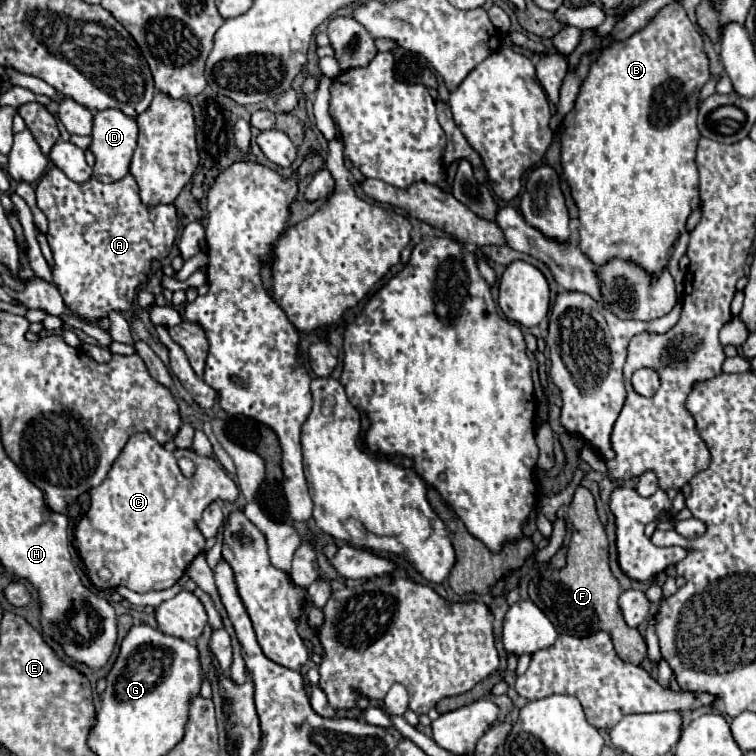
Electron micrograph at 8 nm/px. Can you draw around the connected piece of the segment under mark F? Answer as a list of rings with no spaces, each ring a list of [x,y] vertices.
[[[578,486],[568,510],[568,518],[574,528],[572,540],[568,544],[568,564],[558,572],[548,568],[542,570],[538,576],[538,588],[528,588],[530,598],[534,604],[538,604],[538,608],[542,608],[542,612],[546,612],[546,616],[550,616],[550,622],[560,634],[584,638],[594,632],[606,632],[614,642],[616,654],[624,662],[638,666],[646,658],[646,640],[638,628],[630,628],[624,622],[622,610],[618,606],[620,584],[608,564],[608,536],[596,514],[596,504],[590,490]]]

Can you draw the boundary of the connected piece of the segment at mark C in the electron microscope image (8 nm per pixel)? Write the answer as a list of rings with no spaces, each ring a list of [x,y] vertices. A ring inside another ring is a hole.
[[[138,432],[128,440],[106,480],[88,494],[90,510],[74,530],[88,578],[102,590],[122,584],[142,594],[164,590],[178,582],[204,548],[204,536],[196,526],[202,508],[218,498],[234,504],[238,488],[214,458],[198,456],[192,450],[168,452],[148,432]],[[182,456],[194,462],[196,472],[192,476],[180,472],[178,458]],[[102,568],[110,572],[108,580],[98,576]]]

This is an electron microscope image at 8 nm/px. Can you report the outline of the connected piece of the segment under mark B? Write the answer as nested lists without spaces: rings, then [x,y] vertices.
[[[680,2],[664,6],[656,18],[642,32],[630,36],[630,40],[610,44],[592,64],[574,110],[562,124],[560,146],[562,178],[570,184],[580,214],[578,248],[596,266],[620,258],[642,266],[650,278],[658,278],[668,266],[670,252],[678,236],[686,230],[686,218],[700,202],[694,162],[696,144],[700,140],[696,116],[698,92],[708,80],[710,70],[702,50],[702,36],[688,20]]]

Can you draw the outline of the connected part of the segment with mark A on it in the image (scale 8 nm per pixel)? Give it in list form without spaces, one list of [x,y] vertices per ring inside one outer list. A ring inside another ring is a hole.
[[[52,166],[36,184],[36,198],[38,208],[48,218],[48,244],[52,250],[52,282],[56,284],[58,292],[66,308],[78,320],[86,324],[94,324],[96,320],[108,316],[110,310],[124,312],[132,306],[134,296],[138,294],[138,286],[148,280],[150,262],[166,258],[178,232],[178,218],[176,208],[172,204],[160,204],[158,208],[146,208],[138,196],[138,184],[134,178],[126,174],[120,182],[102,184],[96,178],[78,184],[72,182],[62,170]]]

